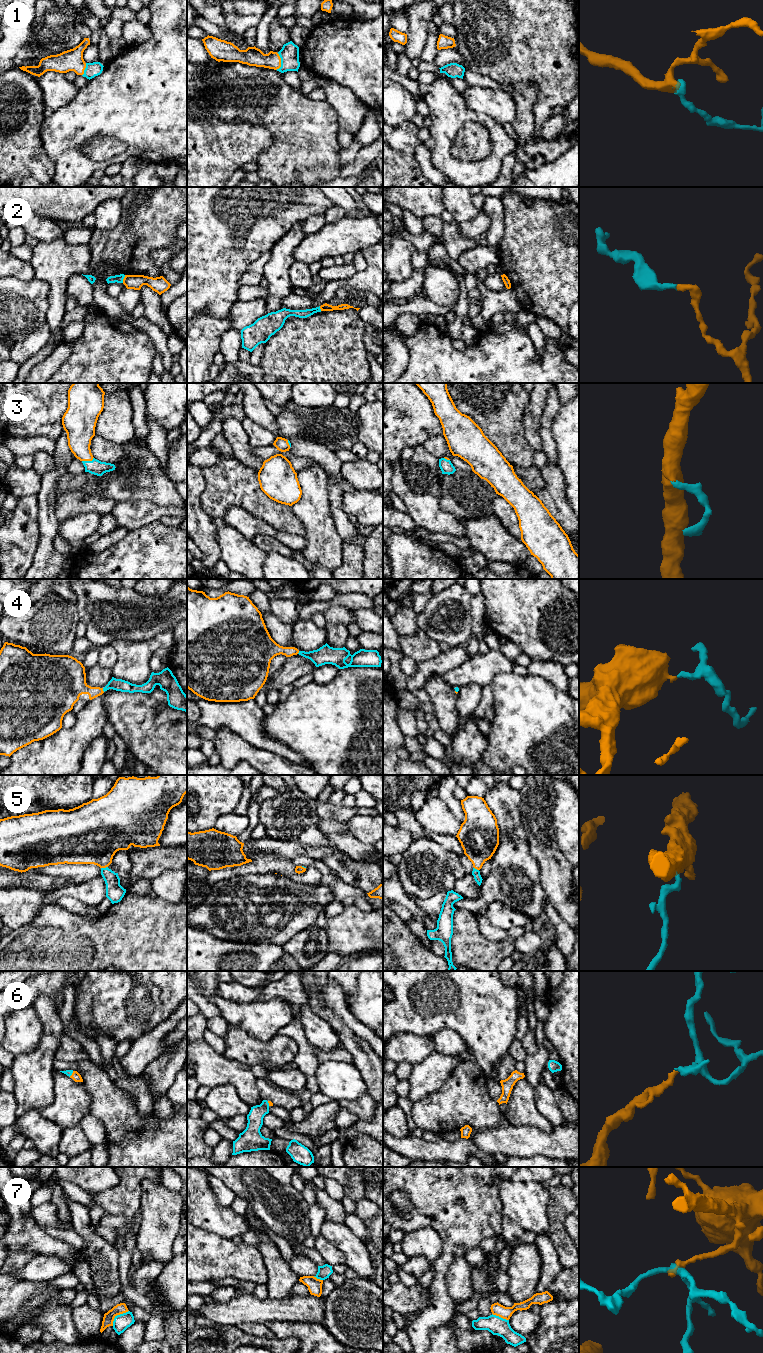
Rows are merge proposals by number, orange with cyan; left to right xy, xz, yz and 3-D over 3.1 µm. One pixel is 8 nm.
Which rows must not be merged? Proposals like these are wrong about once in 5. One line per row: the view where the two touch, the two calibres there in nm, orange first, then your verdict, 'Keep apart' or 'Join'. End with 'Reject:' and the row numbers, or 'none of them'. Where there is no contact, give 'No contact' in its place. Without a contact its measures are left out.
1: Touches orange in xz. Thickness 160 nm (orange) against 160 nm. Join
2: Touches orange in xy. Thickness 120 nm (orange) against 60 nm. Join
3: Touches orange in xy. Thickness 220 nm (orange) against 120 nm. Join
4: Touches orange in xy. Thickness 220 nm (orange) against 100 nm. Join
5: Touches orange in xy. Thickness 420 nm (orange) against 150 nm. Join
6: Touches orange in xy. Thickness 70 nm (orange) against 50 nm. Join
7: Touches orange in xy. Thickness 90 nm (orange) against 130 nm. Keep apart
Reject: 7

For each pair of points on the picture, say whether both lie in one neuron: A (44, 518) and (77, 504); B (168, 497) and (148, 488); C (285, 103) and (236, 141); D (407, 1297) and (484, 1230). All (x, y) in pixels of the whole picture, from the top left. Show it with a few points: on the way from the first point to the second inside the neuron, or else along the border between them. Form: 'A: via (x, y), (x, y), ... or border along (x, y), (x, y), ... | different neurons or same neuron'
A: border along (55, 514), (59, 523) | different neurons
B: via (163, 492), (158, 488), (153, 488) | same neuron
C: border along (232, 120), (263, 126), (274, 139) | different neurons
D: border along (429, 1288), (429, 1303), (422, 1311) | different neurons

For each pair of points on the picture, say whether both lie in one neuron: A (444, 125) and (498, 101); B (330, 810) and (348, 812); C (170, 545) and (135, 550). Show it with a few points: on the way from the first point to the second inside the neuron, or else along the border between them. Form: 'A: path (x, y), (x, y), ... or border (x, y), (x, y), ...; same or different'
A: border (461, 93), (470, 109), (487, 114), (496, 122); different
B: path (334, 811), (344, 812); same
C: path (161, 550), (144, 550); same

